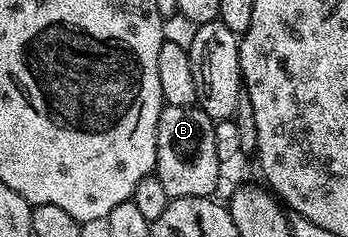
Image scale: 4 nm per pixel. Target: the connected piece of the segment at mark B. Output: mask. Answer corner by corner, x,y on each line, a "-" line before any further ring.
163,105
160,120
156,128
156,164
154,169
160,184
164,184
164,192
170,198
209,198
218,186
218,166
220,159
216,152
216,132
214,131
215,119
203,112
202,107
193,106
168,106

